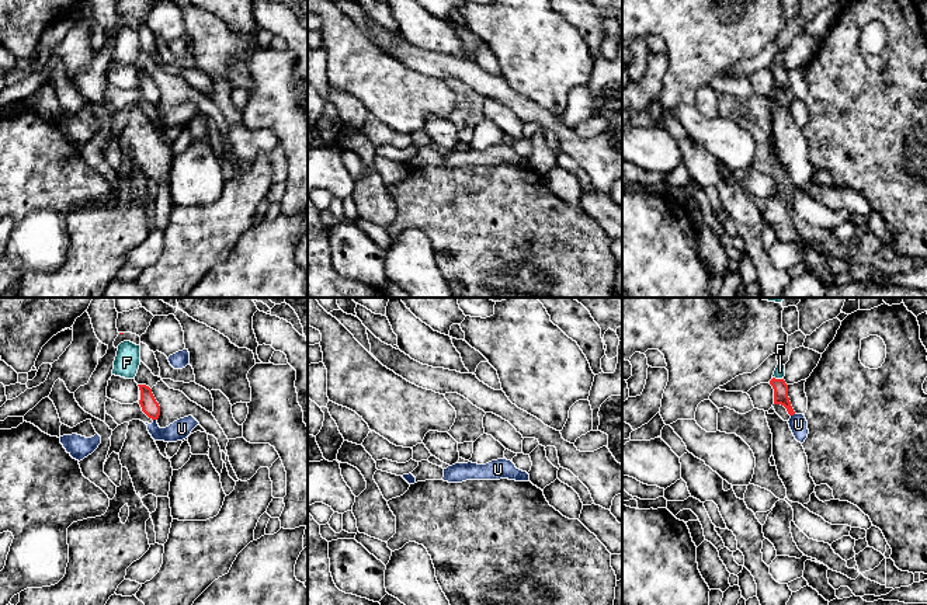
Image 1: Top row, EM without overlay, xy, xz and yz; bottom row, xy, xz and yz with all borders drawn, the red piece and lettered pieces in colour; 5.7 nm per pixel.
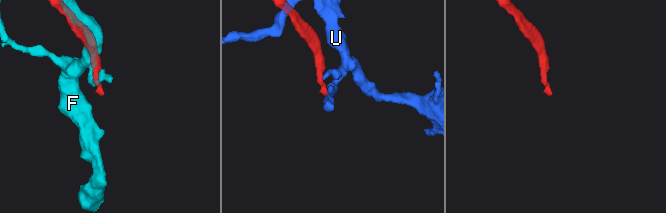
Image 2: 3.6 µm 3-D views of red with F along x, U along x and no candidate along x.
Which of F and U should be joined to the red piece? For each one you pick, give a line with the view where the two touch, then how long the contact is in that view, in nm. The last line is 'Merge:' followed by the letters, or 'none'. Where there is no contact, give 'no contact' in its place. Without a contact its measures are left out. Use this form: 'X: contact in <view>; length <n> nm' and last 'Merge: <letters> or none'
Merge: none

